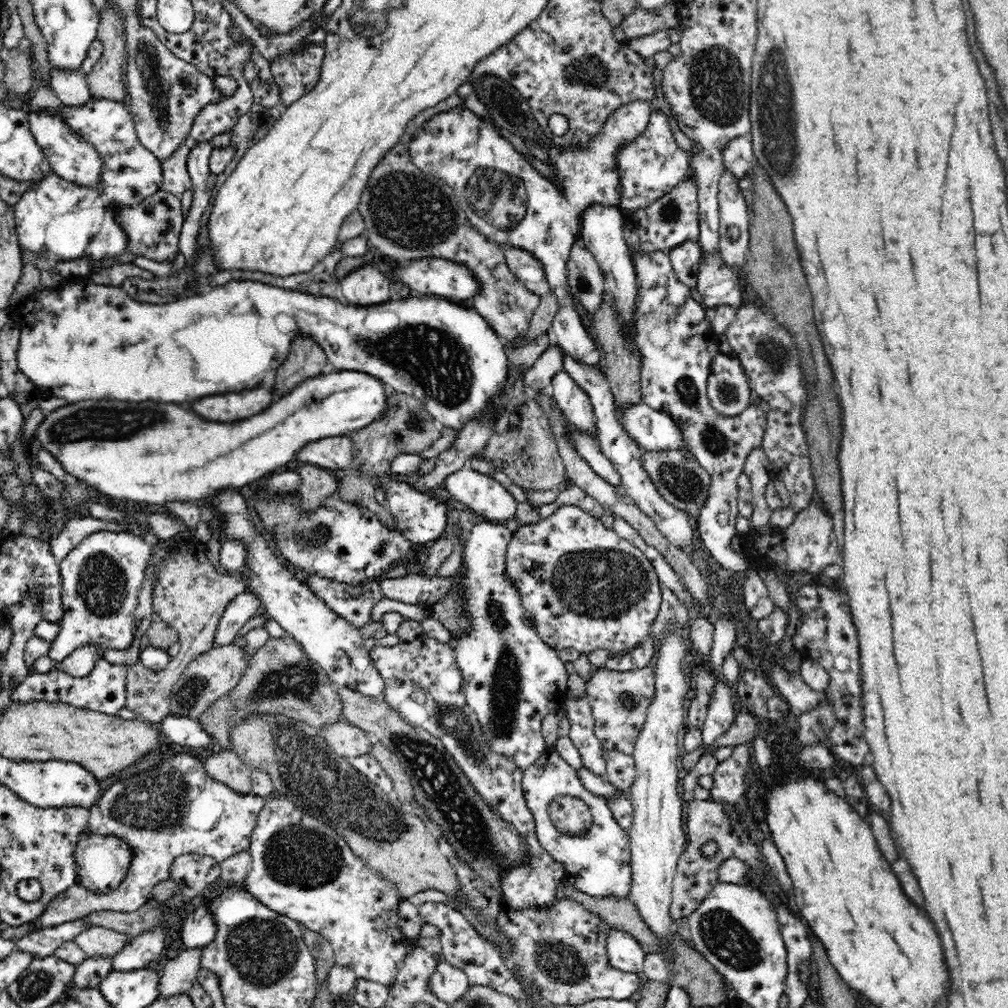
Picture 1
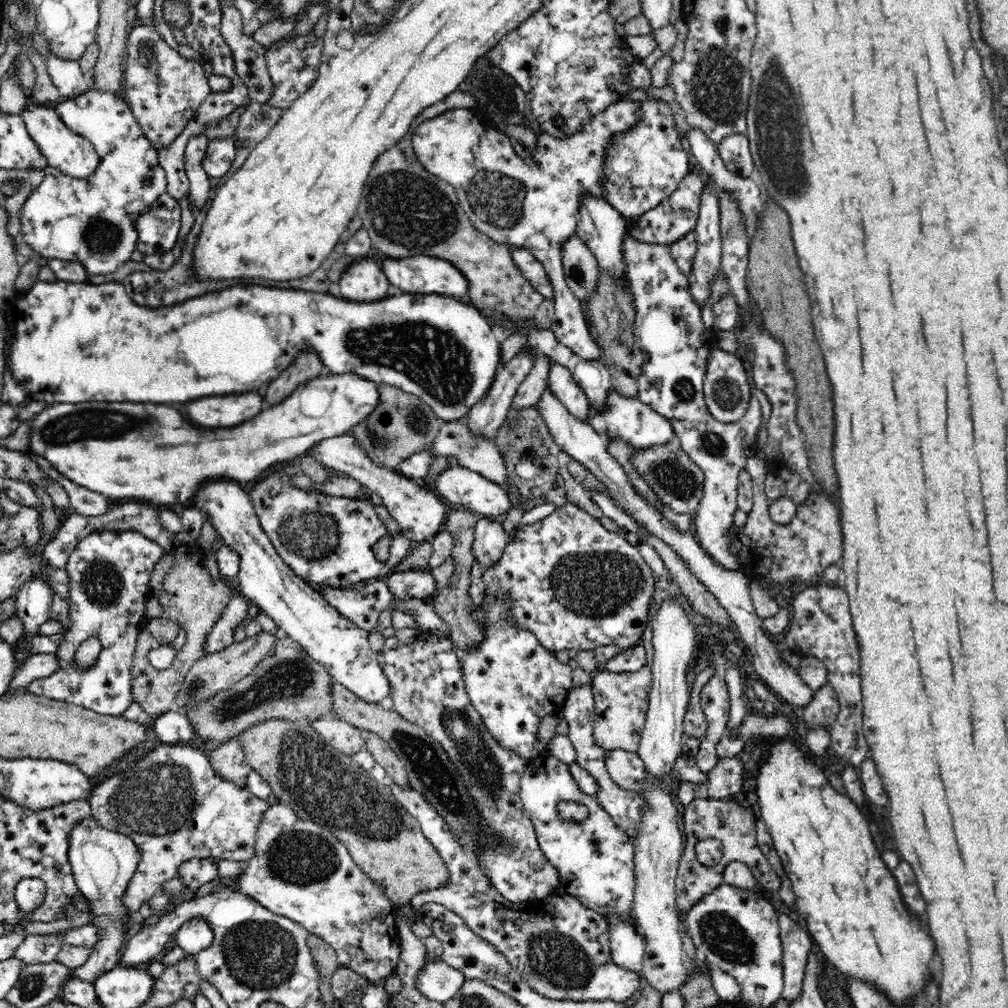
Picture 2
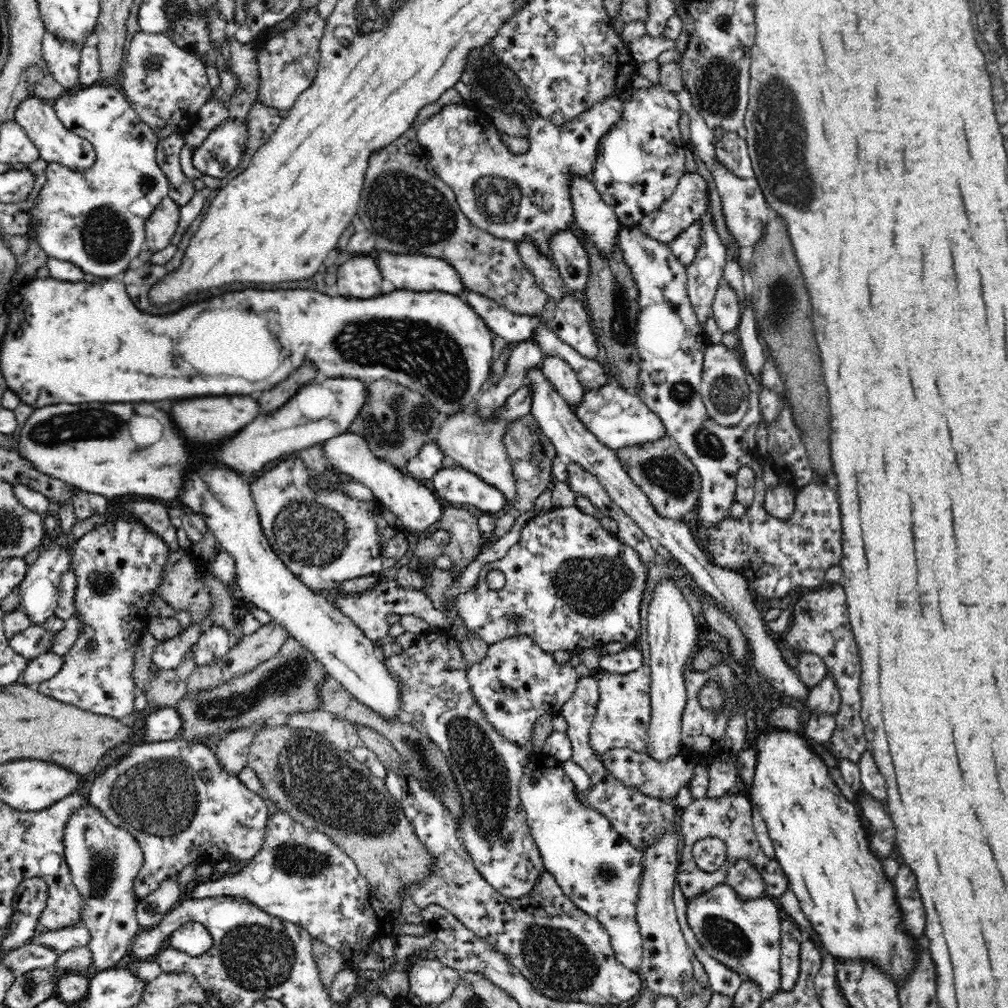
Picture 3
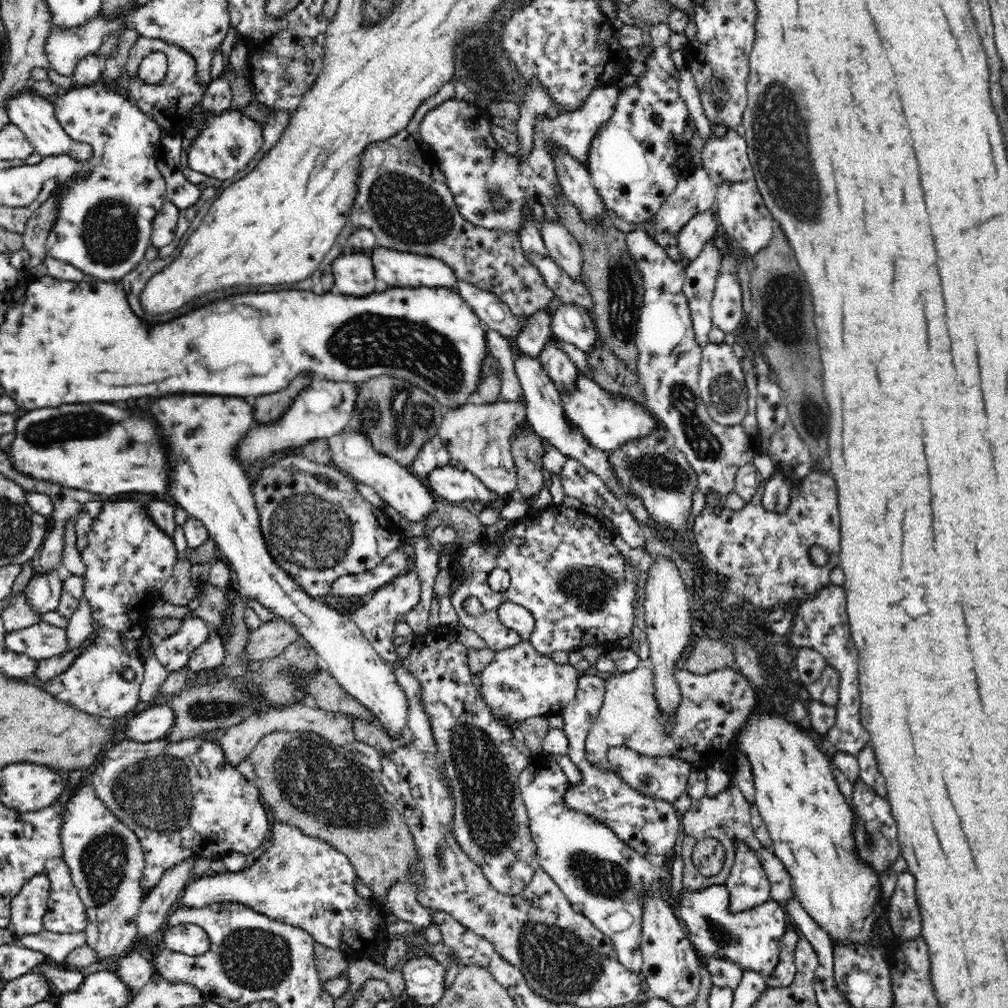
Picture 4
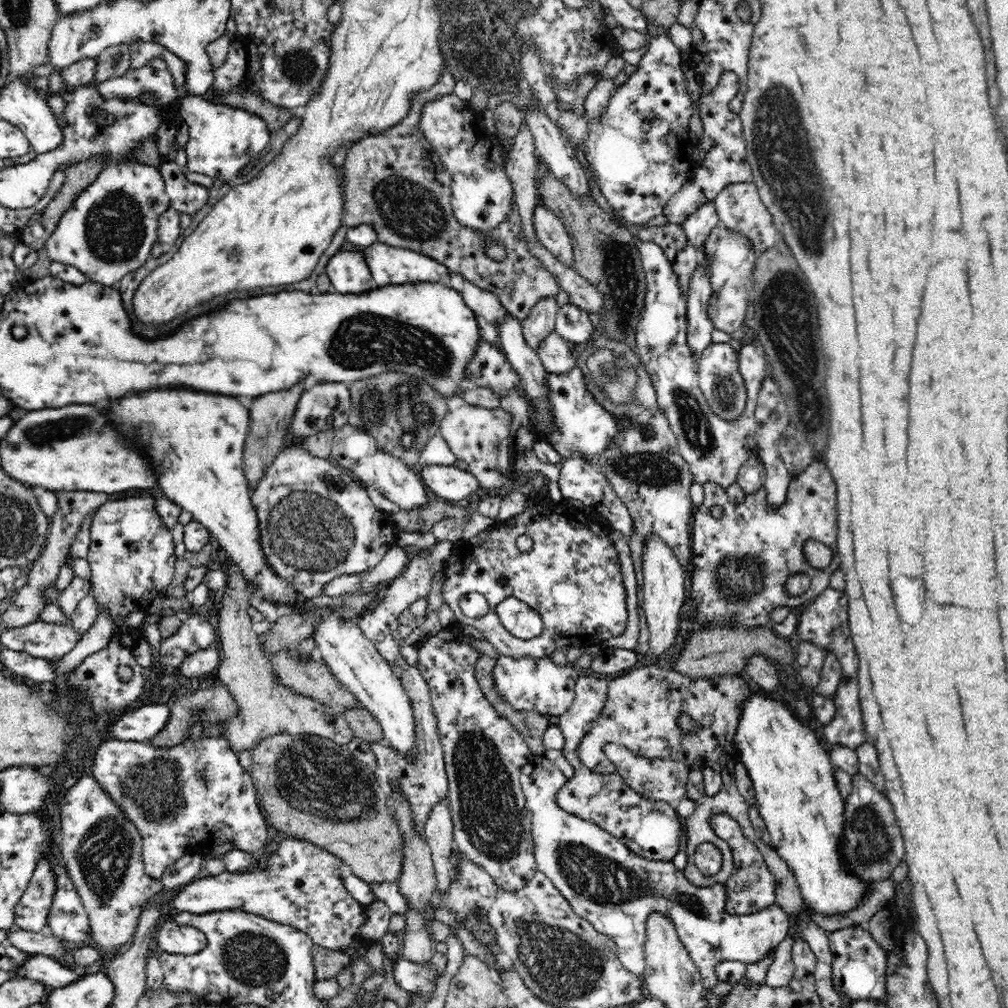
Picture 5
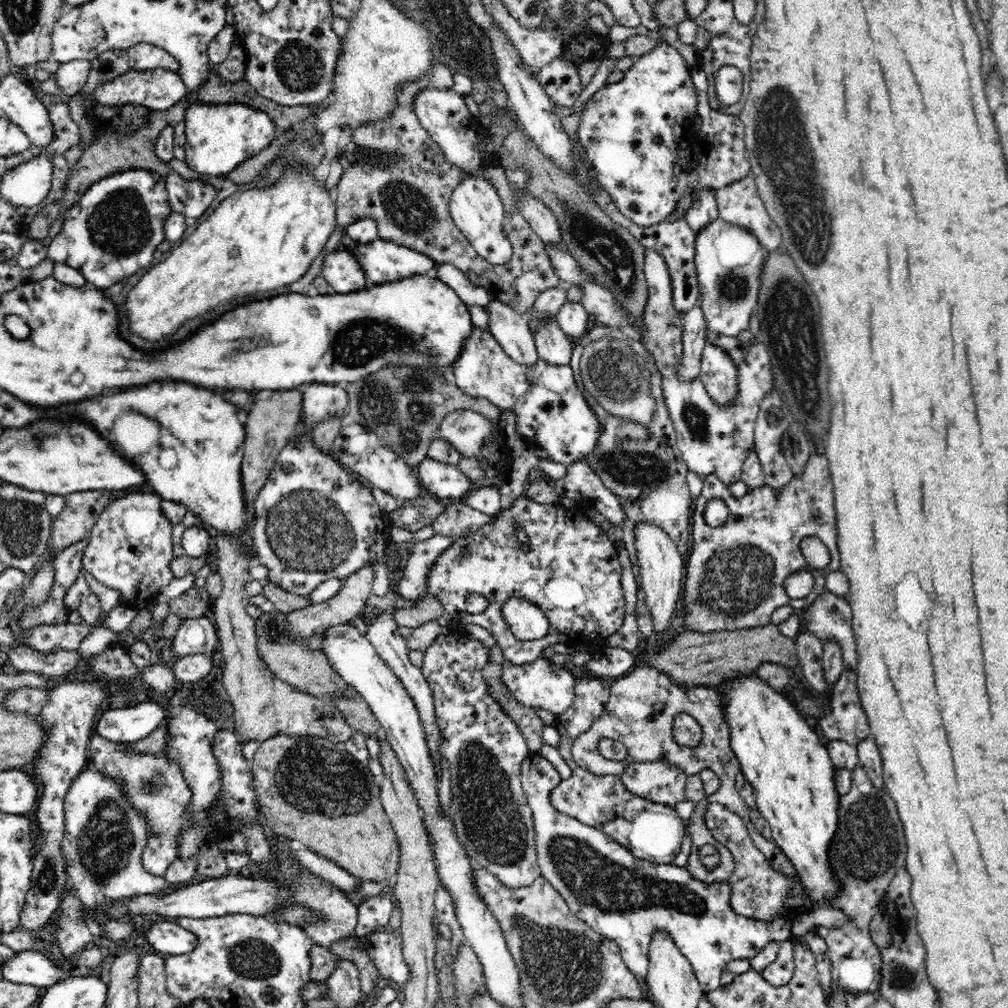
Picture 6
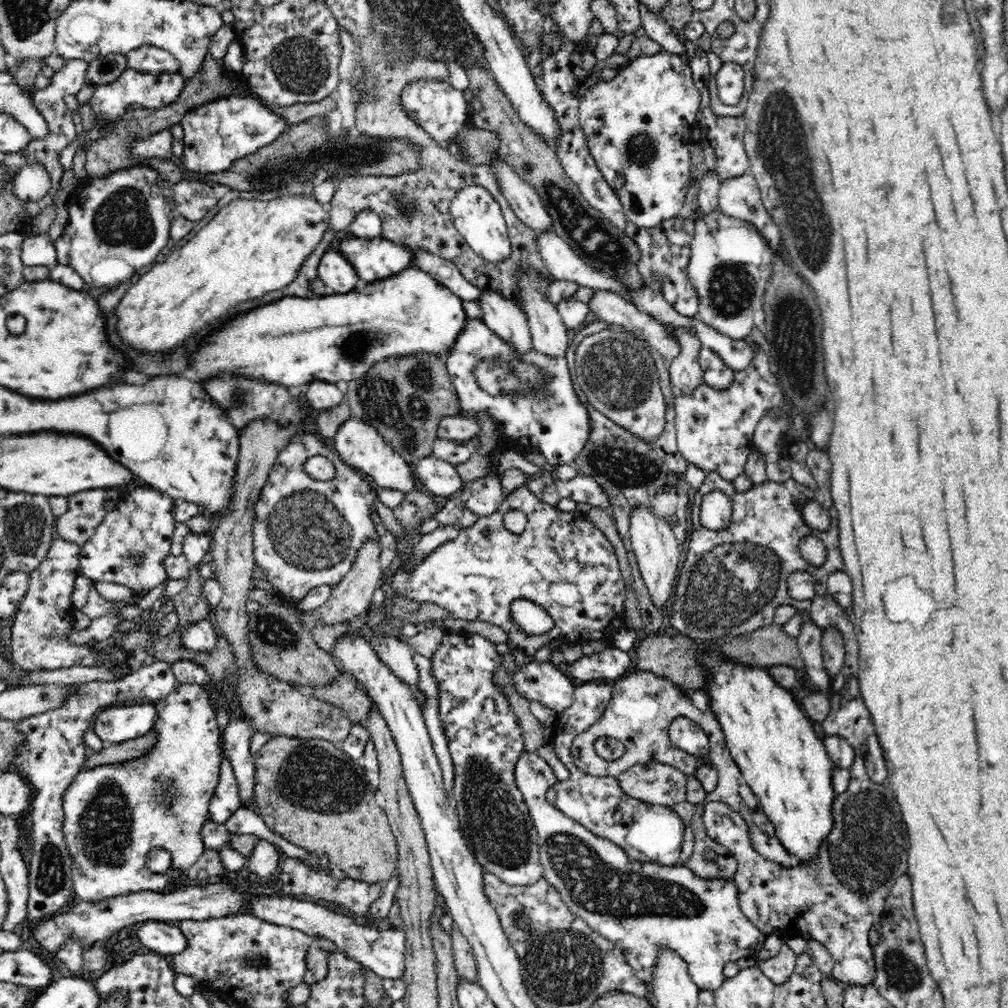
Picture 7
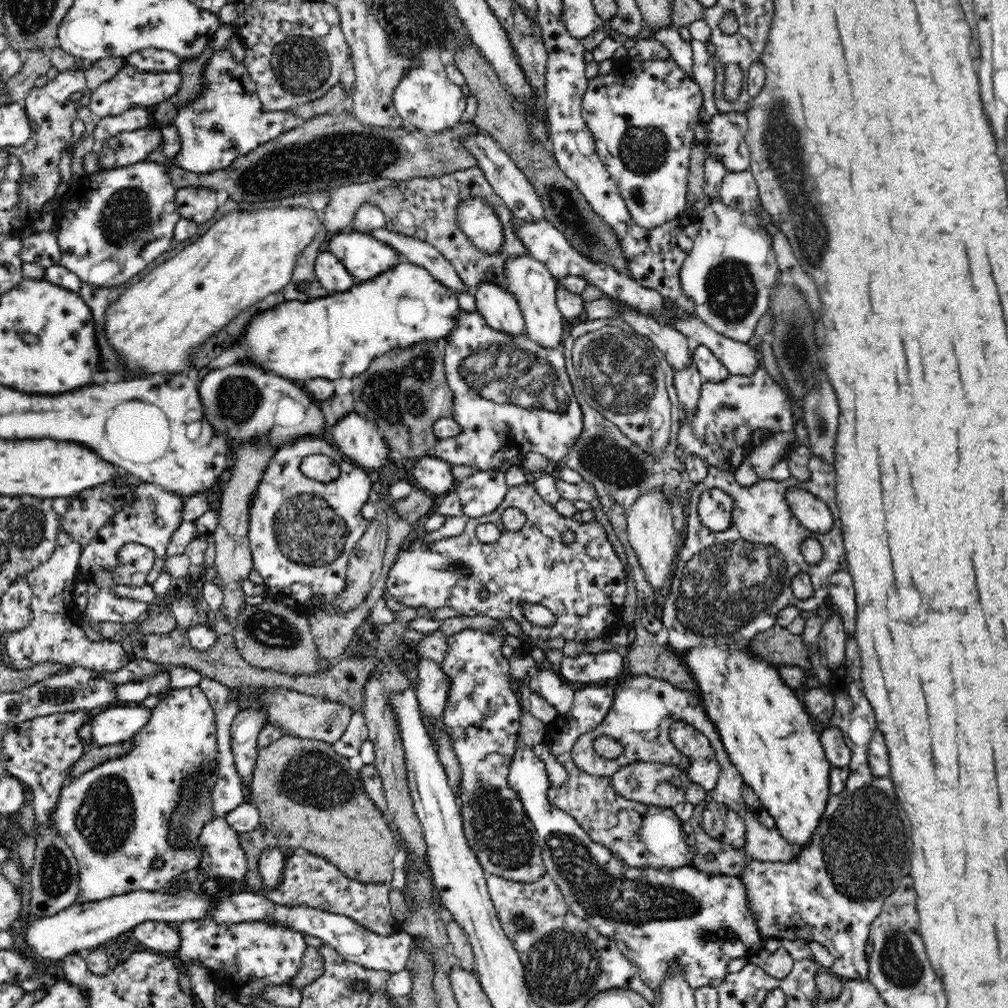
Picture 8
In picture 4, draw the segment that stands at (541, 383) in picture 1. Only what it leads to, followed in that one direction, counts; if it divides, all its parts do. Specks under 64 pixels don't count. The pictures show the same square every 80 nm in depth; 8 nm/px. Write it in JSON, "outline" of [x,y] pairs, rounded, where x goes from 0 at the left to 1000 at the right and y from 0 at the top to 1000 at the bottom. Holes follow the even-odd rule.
{"outline":[[[521,396],[508,399],[478,400],[462,399],[457,404],[441,407],[434,432],[447,455],[454,457],[456,464],[470,470],[486,487],[503,495],[513,486],[514,476],[506,437],[516,420],[522,415]]]}

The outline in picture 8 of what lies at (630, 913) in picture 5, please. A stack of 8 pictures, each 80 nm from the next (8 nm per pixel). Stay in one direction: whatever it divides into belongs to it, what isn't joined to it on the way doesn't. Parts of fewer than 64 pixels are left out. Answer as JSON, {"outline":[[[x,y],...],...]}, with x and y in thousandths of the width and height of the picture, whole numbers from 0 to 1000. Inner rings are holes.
{"outline":[[[514,741],[510,747],[505,762],[505,781],[513,786],[521,807],[532,820],[542,867],[554,878],[567,905],[589,920],[596,929],[614,937],[620,950],[633,962],[635,971],[648,983],[658,976],[658,970],[666,960],[666,952],[673,952],[673,957],[677,957],[677,965],[685,979],[711,979],[720,973],[722,956],[726,951],[744,950],[756,942],[757,931],[748,916],[748,908],[744,907],[744,900],[740,899],[740,880],[733,870],[701,868],[686,858],[653,862],[642,859],[627,861],[620,857],[607,842],[589,835],[569,811],[546,797],[545,767],[527,742]]]}

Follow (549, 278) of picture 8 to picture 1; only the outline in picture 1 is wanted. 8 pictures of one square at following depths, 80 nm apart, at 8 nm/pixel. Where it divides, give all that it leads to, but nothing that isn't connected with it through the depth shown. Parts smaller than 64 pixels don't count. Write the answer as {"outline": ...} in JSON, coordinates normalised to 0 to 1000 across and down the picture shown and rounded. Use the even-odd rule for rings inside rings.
{"outline":[[[560,367],[548,374],[547,382],[549,394],[562,418],[576,431],[583,431],[591,435],[592,414],[589,411],[584,390]]]}

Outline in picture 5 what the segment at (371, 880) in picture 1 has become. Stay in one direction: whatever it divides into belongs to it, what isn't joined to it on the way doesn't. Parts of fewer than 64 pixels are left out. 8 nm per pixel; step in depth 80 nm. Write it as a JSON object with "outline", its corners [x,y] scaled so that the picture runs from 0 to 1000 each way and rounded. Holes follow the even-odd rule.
{"outline":[[[299,830],[284,831],[276,841],[274,847],[268,849],[266,861],[262,865],[252,867],[220,865],[214,869],[199,868],[194,875],[182,879],[169,893],[167,901],[171,905],[202,906],[218,902],[242,902],[244,905],[255,906],[256,909],[266,913],[285,917],[295,921],[313,936],[313,938],[329,942],[359,941],[366,942],[370,938],[377,937],[376,933],[363,933],[356,929],[357,920],[362,914],[362,899],[355,896],[349,888],[343,885],[341,877],[337,875],[338,850],[325,842],[318,841],[308,833],[300,833]]]}

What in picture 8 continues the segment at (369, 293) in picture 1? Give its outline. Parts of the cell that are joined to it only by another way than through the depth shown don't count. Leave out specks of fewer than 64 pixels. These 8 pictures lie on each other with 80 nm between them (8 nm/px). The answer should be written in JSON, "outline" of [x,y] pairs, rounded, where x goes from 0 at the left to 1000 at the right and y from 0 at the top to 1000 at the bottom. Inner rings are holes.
{"outline":[[[327,249],[316,252],[313,262],[313,276],[324,289],[332,288],[334,291],[343,290],[354,282],[343,264]]]}

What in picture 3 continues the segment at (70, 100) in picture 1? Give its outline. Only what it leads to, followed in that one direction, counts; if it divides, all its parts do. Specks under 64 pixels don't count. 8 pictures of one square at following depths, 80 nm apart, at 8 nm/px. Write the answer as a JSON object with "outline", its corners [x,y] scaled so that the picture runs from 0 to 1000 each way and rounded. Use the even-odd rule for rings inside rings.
{"outline":[[[45,31],[41,47],[51,74],[67,91],[82,86],[78,81],[78,62],[80,51],[85,45],[80,44],[75,47],[73,45],[76,43],[59,40],[56,35]]]}

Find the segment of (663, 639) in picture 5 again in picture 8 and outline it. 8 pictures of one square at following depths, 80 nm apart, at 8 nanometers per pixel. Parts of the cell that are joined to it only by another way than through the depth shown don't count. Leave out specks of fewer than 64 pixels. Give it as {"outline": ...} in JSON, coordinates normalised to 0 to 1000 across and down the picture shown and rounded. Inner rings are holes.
{"outline":[[[649,486],[644,491],[636,492],[622,510],[622,530],[629,545],[641,575],[649,582],[650,588],[656,587],[657,581],[665,575],[667,556],[673,552],[675,531],[668,522],[666,500],[658,486]]]}

